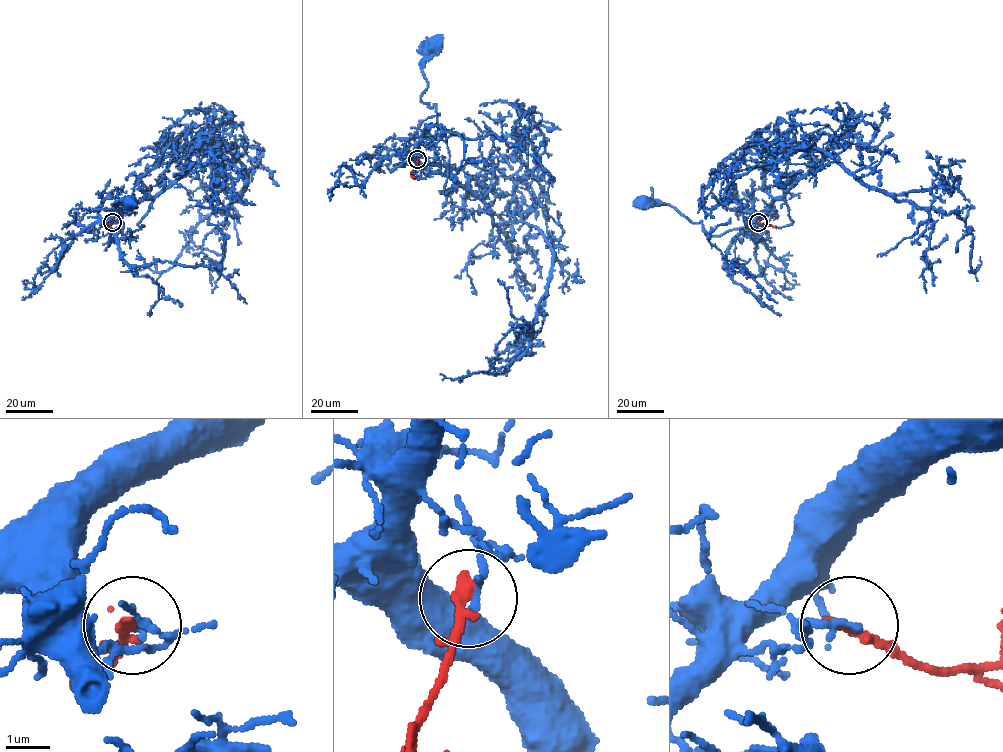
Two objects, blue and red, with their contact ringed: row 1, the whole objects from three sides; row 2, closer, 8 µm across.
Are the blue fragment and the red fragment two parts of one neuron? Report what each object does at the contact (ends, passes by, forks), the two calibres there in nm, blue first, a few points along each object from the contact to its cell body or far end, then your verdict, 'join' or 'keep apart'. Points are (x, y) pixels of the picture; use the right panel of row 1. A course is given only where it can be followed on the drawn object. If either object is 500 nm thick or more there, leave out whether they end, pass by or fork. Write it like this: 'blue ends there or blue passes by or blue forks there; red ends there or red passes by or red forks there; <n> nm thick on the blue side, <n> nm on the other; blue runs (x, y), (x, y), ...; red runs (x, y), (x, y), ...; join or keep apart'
blue ends there; red ends there; 180 nm thick on the blue side, 280 nm on the other; blue runs (757, 222), (775, 200), (784, 200), (791, 224), (718, 235), (667, 204), (643, 202); red runs (757, 222), (775, 227); keep apart

